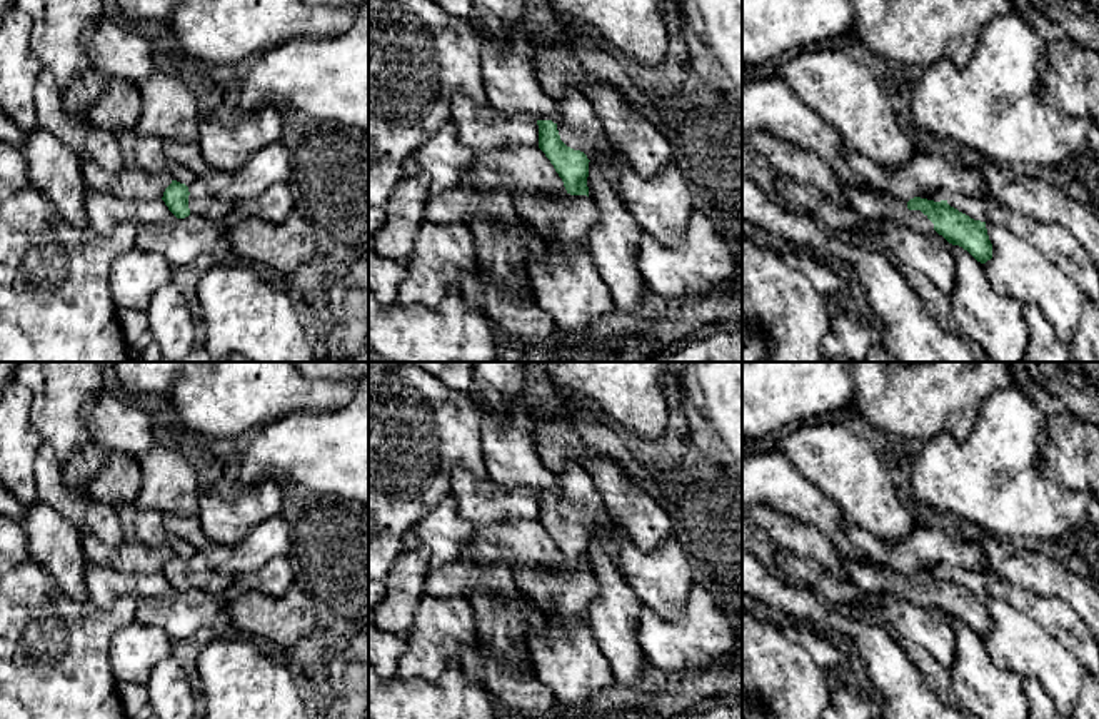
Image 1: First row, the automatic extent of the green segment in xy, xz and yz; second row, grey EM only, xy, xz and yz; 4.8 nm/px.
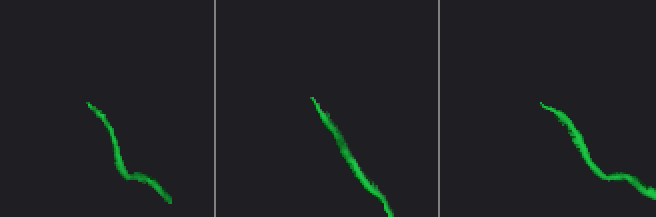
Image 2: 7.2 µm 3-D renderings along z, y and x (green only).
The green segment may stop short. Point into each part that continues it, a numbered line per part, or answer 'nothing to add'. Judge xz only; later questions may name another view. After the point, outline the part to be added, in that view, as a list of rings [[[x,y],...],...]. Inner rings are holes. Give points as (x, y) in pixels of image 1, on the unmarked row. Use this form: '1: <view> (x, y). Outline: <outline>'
1: xz (579, 502). Outline: [[[567,462],[565,469],[557,474],[557,480],[562,490],[557,504],[567,520],[584,527],[602,524],[605,517],[602,497],[580,464]]]

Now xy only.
1: xy (200, 576). Outline: [[[202,552],[188,559],[188,566],[190,587],[203,589],[208,594],[230,594],[232,577],[222,571],[210,569]]]

